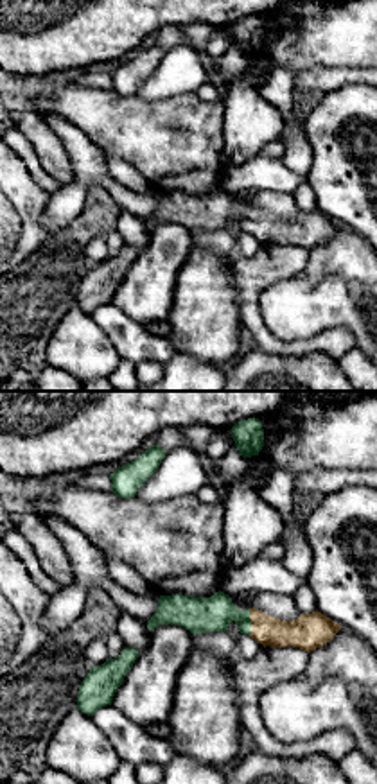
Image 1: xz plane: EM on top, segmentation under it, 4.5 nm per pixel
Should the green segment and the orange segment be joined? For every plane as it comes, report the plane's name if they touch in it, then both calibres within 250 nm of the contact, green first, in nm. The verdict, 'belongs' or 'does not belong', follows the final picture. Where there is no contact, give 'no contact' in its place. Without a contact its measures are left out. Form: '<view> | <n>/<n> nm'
xz | 160/140 nm

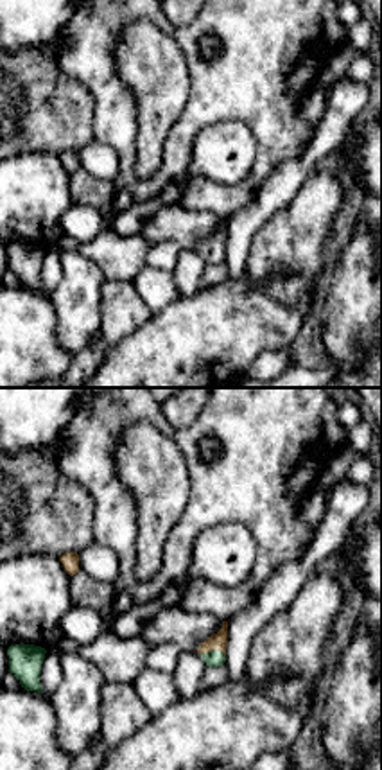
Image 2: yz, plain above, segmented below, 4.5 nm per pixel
yz | 70/80 nm

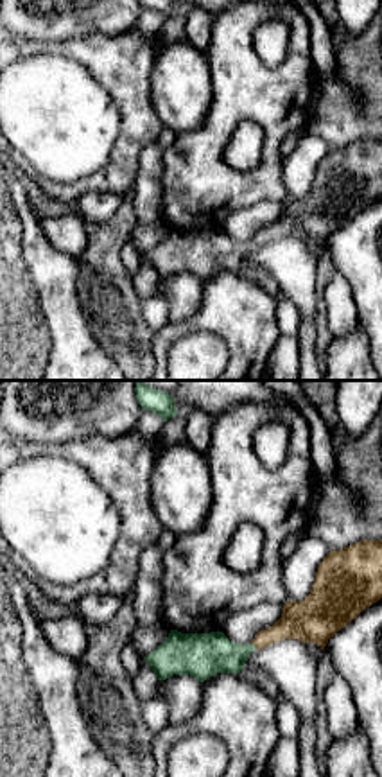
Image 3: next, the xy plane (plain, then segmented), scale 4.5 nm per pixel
xy | 200/180 nm

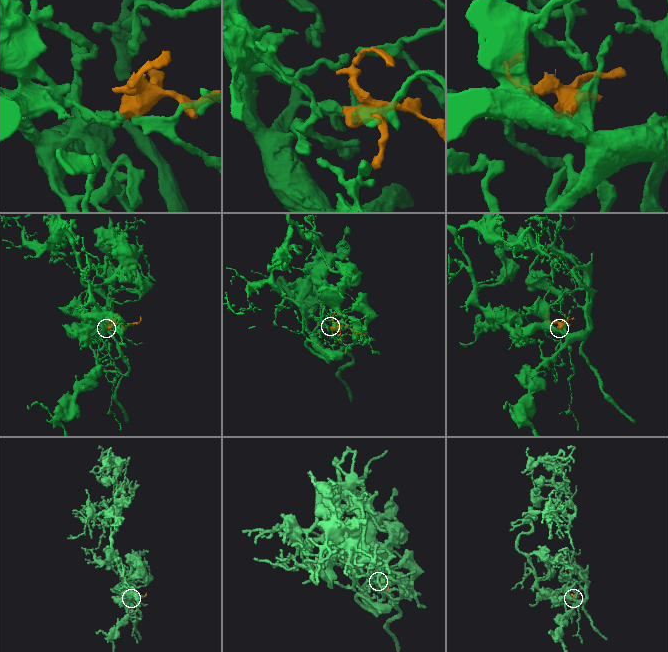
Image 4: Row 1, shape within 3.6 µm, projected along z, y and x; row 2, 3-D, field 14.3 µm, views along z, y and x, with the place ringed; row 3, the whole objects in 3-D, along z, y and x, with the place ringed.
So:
belongs

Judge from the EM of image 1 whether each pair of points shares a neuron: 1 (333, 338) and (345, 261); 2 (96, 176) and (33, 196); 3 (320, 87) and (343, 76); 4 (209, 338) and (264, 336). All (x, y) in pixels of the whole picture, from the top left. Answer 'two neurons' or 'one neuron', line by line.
1: two neurons
2: two neurons
3: one neuron
4: two neurons

